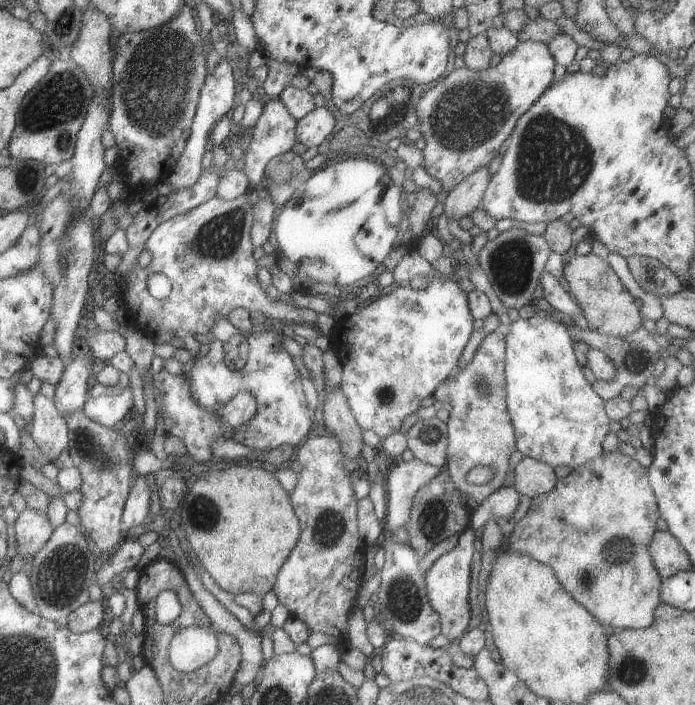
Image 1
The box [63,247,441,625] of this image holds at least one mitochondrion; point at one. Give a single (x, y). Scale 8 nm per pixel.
(330, 526)

